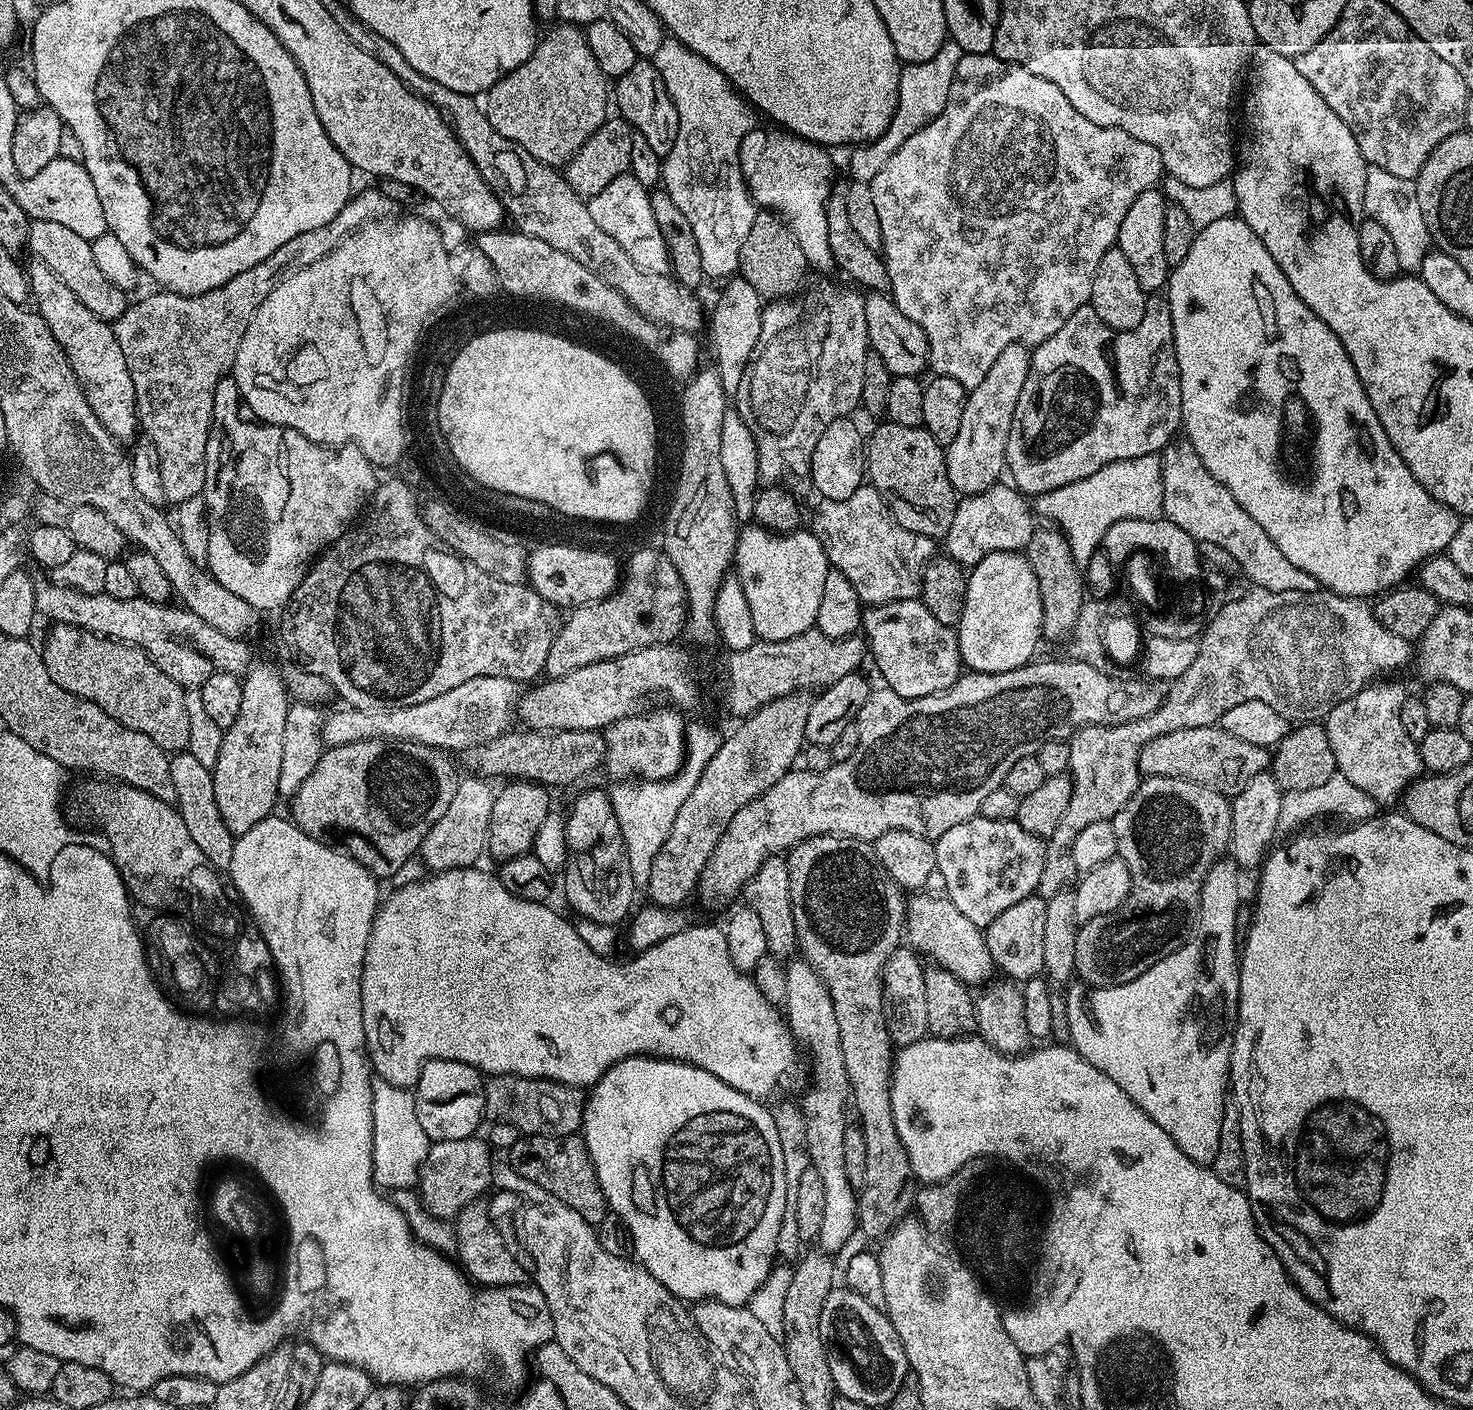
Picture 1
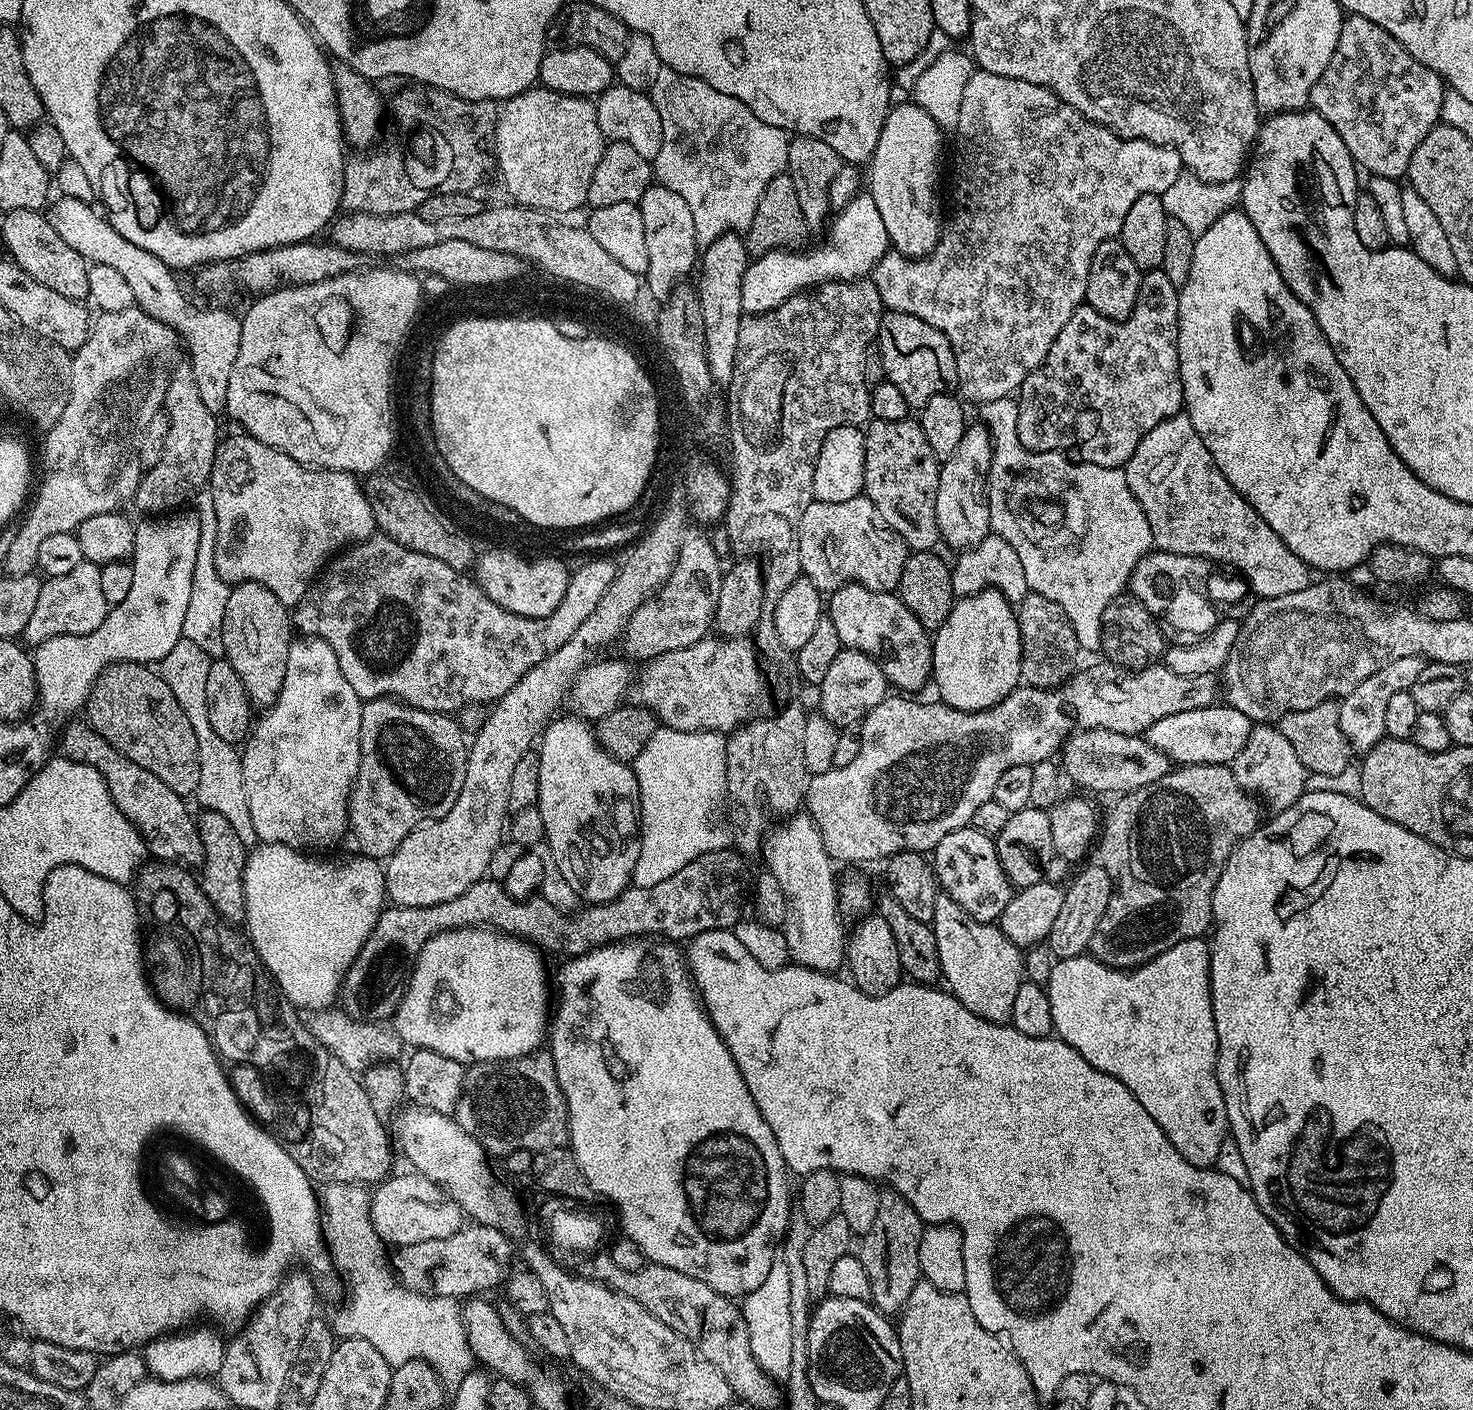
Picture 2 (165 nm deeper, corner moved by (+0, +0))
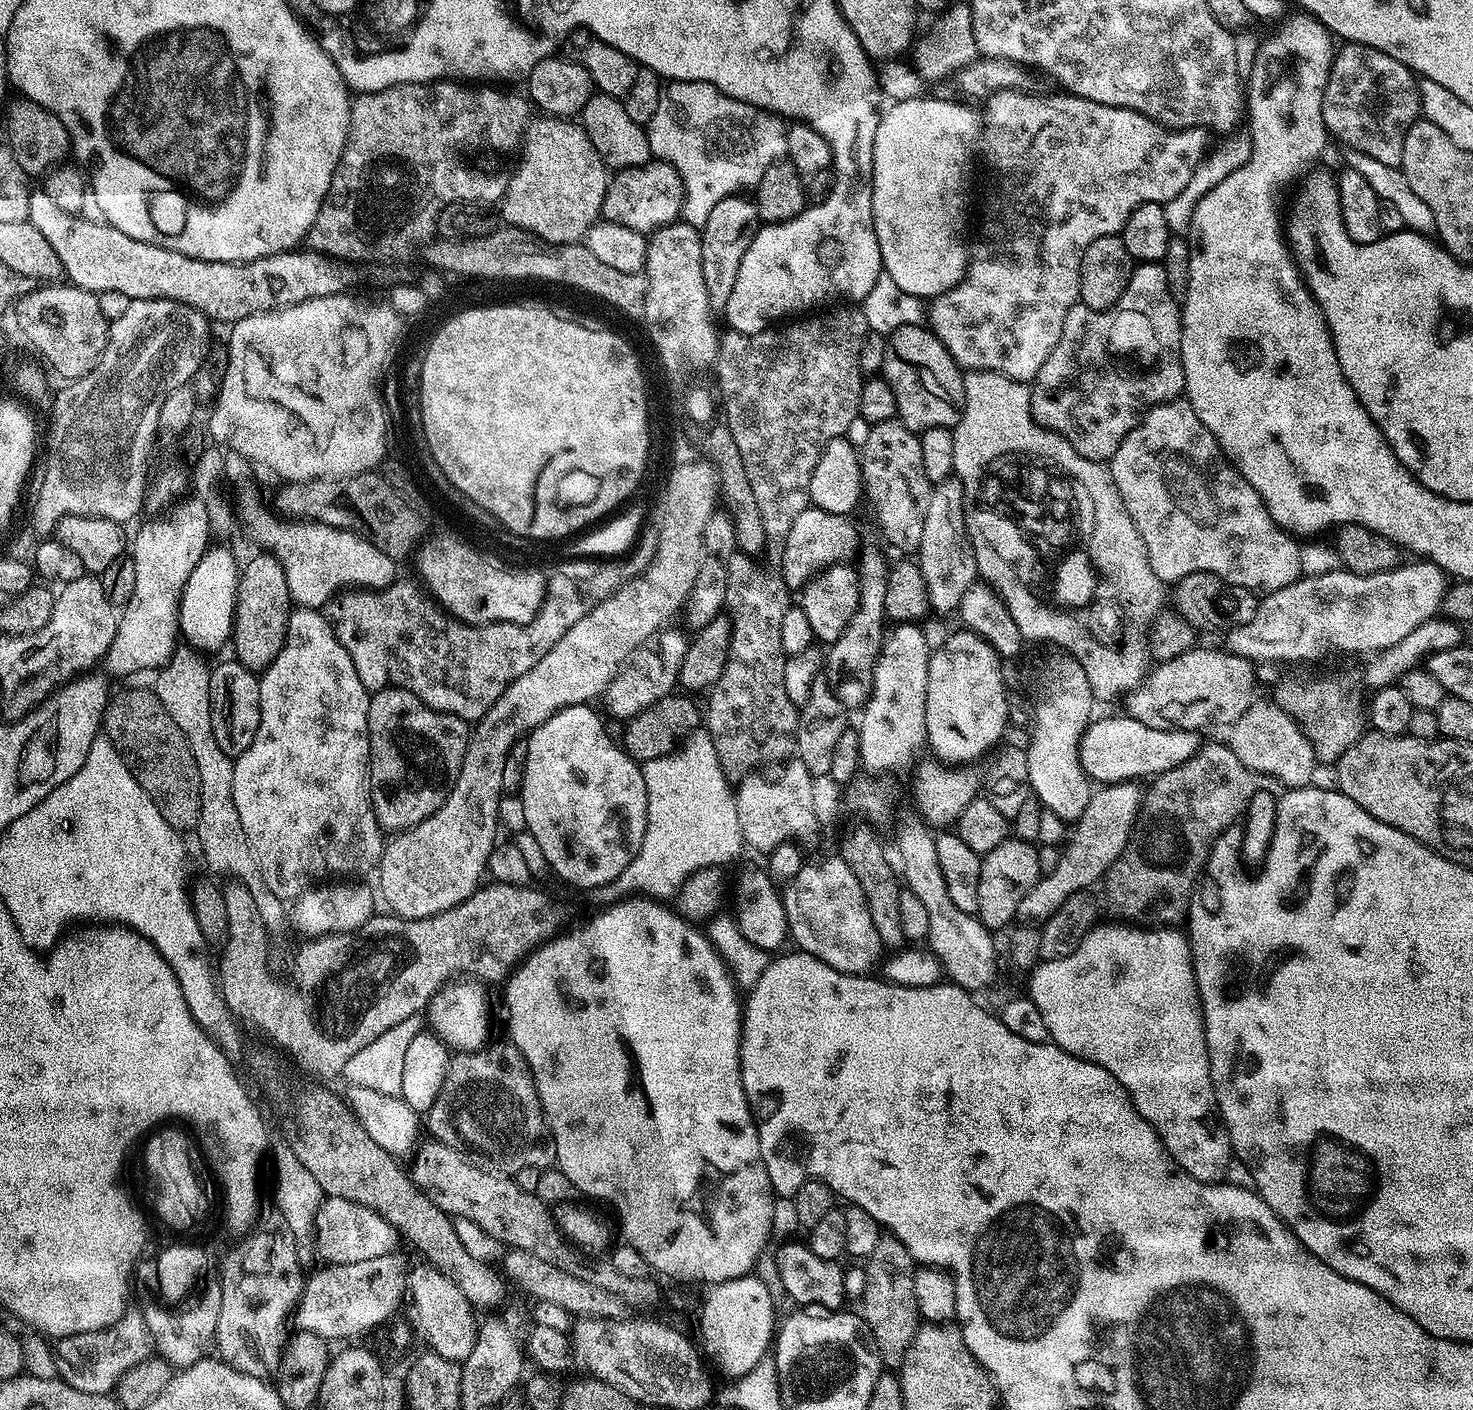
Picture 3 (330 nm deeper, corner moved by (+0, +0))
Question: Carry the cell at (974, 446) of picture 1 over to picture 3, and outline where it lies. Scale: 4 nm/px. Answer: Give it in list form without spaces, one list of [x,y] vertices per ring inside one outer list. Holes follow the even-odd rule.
[[[956,478],[943,480],[932,489],[930,506],[926,510],[926,526],[922,526],[922,542],[918,565],[928,591],[931,611],[952,612],[959,609],[962,594],[977,583],[976,563],[972,560],[972,546],[964,525],[963,486]]]

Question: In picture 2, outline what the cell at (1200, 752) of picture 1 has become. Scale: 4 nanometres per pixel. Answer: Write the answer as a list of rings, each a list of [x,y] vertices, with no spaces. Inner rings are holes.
[[[1086,728],[1073,731],[1062,745],[1062,768],[1070,779],[1092,792],[1133,792],[1158,782],[1170,771],[1170,761],[1143,735],[1127,736],[1114,730]]]

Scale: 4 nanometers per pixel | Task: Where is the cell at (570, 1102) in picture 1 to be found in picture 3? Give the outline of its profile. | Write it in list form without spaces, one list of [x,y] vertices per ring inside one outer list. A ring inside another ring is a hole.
[[[492,1042],[475,1052],[457,1051],[449,1059],[442,1090],[438,1090],[438,1098],[434,1098],[434,1106],[430,1106],[426,1114],[428,1128],[432,1131],[429,1133],[443,1144],[459,1146],[469,1153],[485,1156],[493,1169],[504,1174],[526,1170],[526,1166],[547,1170],[556,1163],[556,1143],[544,1118],[532,1071],[524,1055],[513,1044],[503,1043]]]

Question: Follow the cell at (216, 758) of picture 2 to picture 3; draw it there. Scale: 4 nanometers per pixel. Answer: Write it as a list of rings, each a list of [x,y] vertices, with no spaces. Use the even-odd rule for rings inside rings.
[[[186,644],[177,645],[175,651],[172,652],[172,656],[168,659],[167,663],[163,665],[157,671],[156,684],[154,683],[154,691],[156,696],[159,698],[159,701],[162,702],[164,707],[166,707],[166,712],[170,714],[170,718],[174,719],[174,724],[178,726],[180,730],[182,730],[185,738],[187,739],[188,745],[190,746],[190,750],[192,755],[194,755],[195,766],[198,768],[199,774],[199,784],[200,784],[200,810],[199,810],[199,822],[198,826],[194,829],[194,836],[198,838],[198,844],[200,846],[200,850],[202,852],[202,856],[207,864],[207,866],[216,874],[222,874],[224,876],[228,876],[230,878],[234,878],[241,887],[246,888],[248,892],[250,892],[251,898],[254,899],[254,902],[257,903],[258,914],[262,915],[262,920],[266,923],[266,930],[269,932],[271,937],[276,938],[276,936],[282,934],[286,930],[286,904],[285,901],[282,901],[273,891],[270,890],[268,886],[266,886],[266,882],[263,881],[261,876],[261,871],[258,870],[257,863],[254,861],[254,856],[250,851],[249,842],[246,839],[246,834],[243,833],[242,822],[238,819],[238,810],[235,809],[235,805],[233,802],[233,782],[234,782],[234,770],[233,766],[235,761],[233,757],[228,756],[220,746],[218,746],[217,739],[214,738],[213,734],[213,723],[210,721],[210,702],[209,702],[209,684],[210,678],[209,674],[211,672],[209,664],[207,665],[202,659],[204,659],[194,648],[190,647]]]

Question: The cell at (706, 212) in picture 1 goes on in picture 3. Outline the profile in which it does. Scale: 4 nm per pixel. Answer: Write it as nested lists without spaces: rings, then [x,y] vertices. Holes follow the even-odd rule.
[[[681,80],[667,85],[666,99],[658,106],[657,112],[646,125],[648,141],[653,157],[665,160],[682,178],[684,187],[684,205],[680,211],[683,223],[702,229],[706,226],[706,218],[710,218],[710,210],[722,202],[722,198],[733,195],[739,184],[755,189],[756,183],[766,174],[766,166],[776,160],[785,159],[786,124],[774,112],[765,112],[753,108],[751,104],[743,104],[726,94],[722,94],[713,84],[701,80]]]

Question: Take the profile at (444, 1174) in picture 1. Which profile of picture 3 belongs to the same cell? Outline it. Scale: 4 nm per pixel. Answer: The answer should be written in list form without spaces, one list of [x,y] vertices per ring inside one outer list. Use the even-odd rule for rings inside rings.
[[[324,1196],[319,1208],[316,1209],[316,1252],[321,1256],[325,1265],[329,1264],[353,1264],[354,1262],[366,1262],[366,1258],[382,1258],[395,1253],[398,1233],[390,1226],[390,1222],[382,1219],[374,1210],[362,1206],[358,1202],[346,1202],[346,1198],[337,1196]]]

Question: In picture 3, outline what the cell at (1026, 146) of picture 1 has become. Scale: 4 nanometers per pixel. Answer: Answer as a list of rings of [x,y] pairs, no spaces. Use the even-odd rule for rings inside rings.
[[[999,92],[993,96],[989,96],[986,103],[982,108],[982,118],[986,123],[986,144],[992,147],[992,156],[996,159],[996,168],[1004,175],[1004,181],[1001,182],[1000,188],[1000,205],[992,212],[992,221],[984,228],[984,237],[975,245],[974,243],[970,248],[970,263],[967,272],[964,273],[964,279],[960,283],[956,284],[948,292],[943,292],[941,296],[935,297],[931,301],[932,310],[927,311],[927,319],[931,320],[930,328],[935,332],[939,340],[944,343],[946,350],[964,370],[979,370],[982,372],[1001,372],[1003,376],[1008,376],[1012,380],[1018,380],[1021,382],[1031,382],[1036,379],[1038,370],[1042,370],[1042,362],[1046,362],[1046,358],[1050,358],[1050,350],[1054,350],[1054,346],[1058,346],[1058,338],[1062,338],[1062,326],[1066,322],[1066,314],[1070,311],[1074,305],[1076,305],[1080,298],[1080,271],[1082,270],[1082,254],[1086,250],[1086,246],[1090,246],[1090,242],[1095,242],[1097,238],[1103,236],[1115,236],[1123,233],[1126,226],[1126,218],[1130,218],[1130,214],[1138,206],[1142,206],[1146,202],[1154,202],[1155,204],[1164,205],[1168,200],[1174,198],[1176,194],[1182,192],[1185,189],[1186,184],[1190,180],[1190,176],[1194,174],[1194,170],[1204,159],[1206,153],[1209,151],[1210,144],[1208,144],[1209,133],[1202,128],[1181,128],[1179,130],[1175,128],[1167,128],[1163,124],[1152,120],[1148,116],[1138,114],[1134,110],[1129,108],[1115,108],[1109,104],[1103,104],[1102,102],[1094,102],[1093,100],[1087,100],[1081,96],[1073,96],[1071,94],[1062,94],[1064,96],[1052,96],[1053,94],[1033,94],[1030,92]]]

